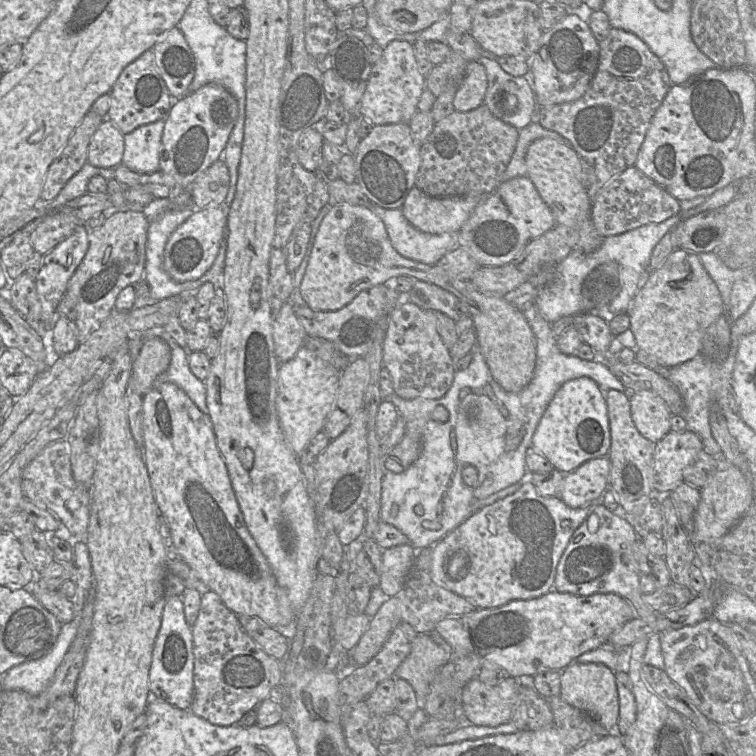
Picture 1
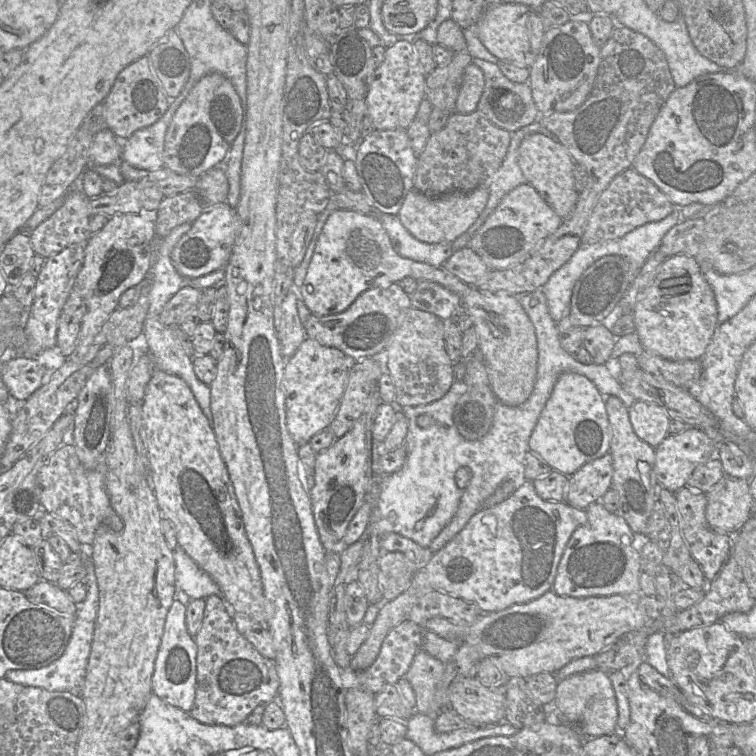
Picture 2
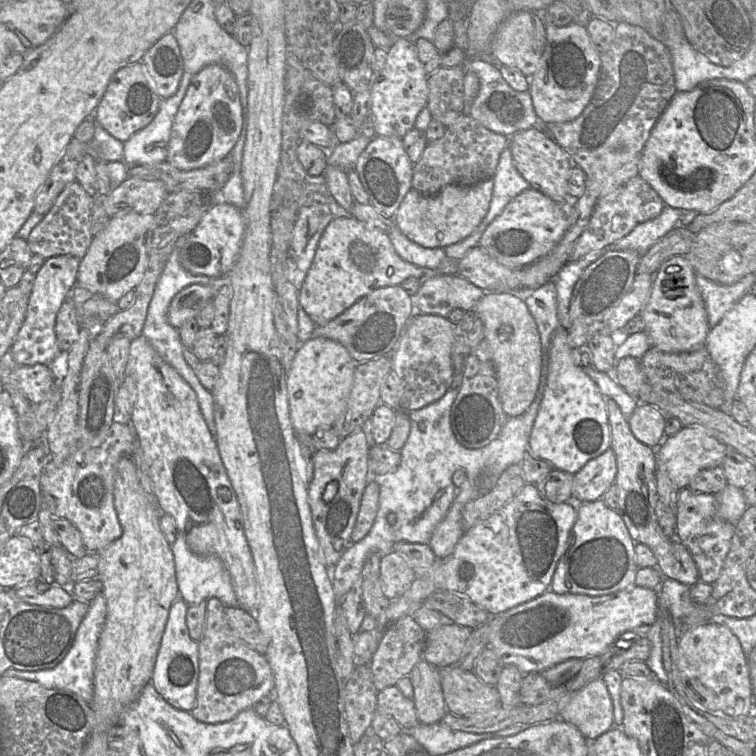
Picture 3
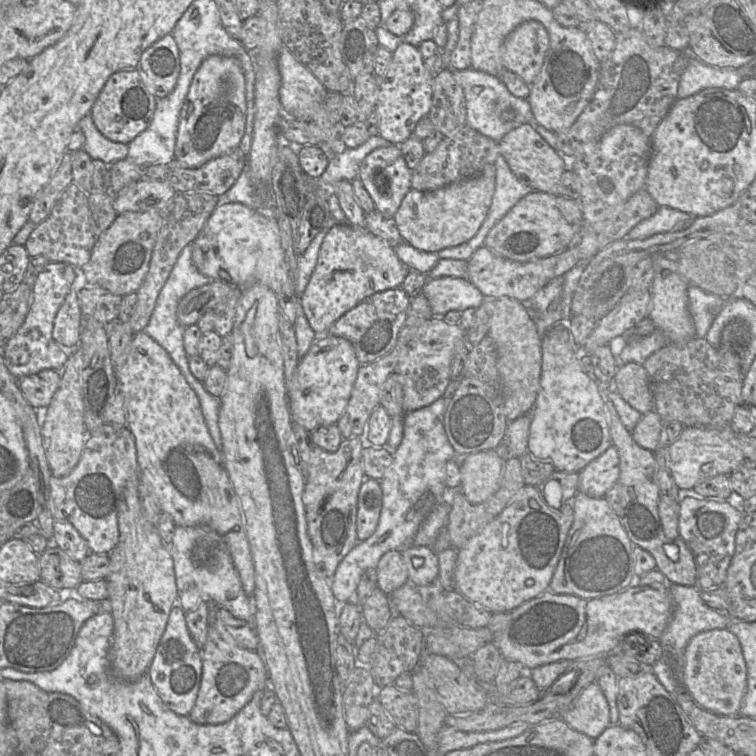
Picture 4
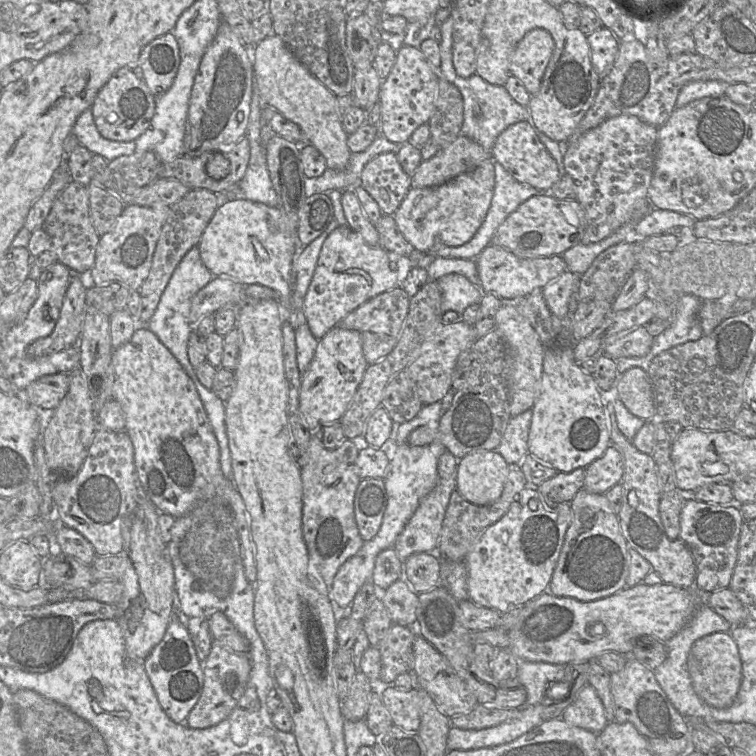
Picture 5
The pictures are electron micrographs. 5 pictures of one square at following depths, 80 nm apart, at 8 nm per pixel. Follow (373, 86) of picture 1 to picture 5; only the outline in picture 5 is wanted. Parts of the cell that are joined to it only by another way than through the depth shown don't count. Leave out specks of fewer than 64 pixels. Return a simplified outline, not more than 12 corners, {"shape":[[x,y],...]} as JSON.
{"shape":[[403,45],[378,103],[381,133],[404,144],[435,109],[439,73]]}

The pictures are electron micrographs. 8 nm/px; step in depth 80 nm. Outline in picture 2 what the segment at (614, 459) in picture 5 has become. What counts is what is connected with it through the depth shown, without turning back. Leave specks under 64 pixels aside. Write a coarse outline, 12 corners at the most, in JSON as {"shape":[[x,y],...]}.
{"shape":[[608,452],[569,476],[565,500],[586,509],[611,488]]}

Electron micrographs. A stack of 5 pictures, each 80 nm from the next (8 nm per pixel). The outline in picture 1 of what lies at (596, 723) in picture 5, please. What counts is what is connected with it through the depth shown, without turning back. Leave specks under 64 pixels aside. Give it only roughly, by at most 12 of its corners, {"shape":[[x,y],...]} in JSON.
{"shape":[[572,662],[561,673],[561,698],[616,732],[616,673]]}

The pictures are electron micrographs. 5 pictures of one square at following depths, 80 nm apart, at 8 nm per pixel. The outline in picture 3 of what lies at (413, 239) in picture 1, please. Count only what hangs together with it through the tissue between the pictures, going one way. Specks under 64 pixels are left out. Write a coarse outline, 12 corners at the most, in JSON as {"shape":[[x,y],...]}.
{"shape":[[397,226],[388,235],[397,254],[419,267],[436,270],[443,248],[423,247]]}

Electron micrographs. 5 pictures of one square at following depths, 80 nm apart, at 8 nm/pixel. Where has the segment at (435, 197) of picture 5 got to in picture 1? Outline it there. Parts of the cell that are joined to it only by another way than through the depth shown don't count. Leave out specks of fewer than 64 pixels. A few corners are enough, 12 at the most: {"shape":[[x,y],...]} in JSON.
{"shape":[[413,187],[402,213],[428,234],[457,234],[484,196]]}

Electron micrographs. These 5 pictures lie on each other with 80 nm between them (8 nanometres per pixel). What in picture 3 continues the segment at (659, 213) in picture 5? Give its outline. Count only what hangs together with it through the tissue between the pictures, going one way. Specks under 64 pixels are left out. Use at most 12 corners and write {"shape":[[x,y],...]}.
{"shape":[[665,206],[605,248],[643,255],[678,226],[684,210]]}

